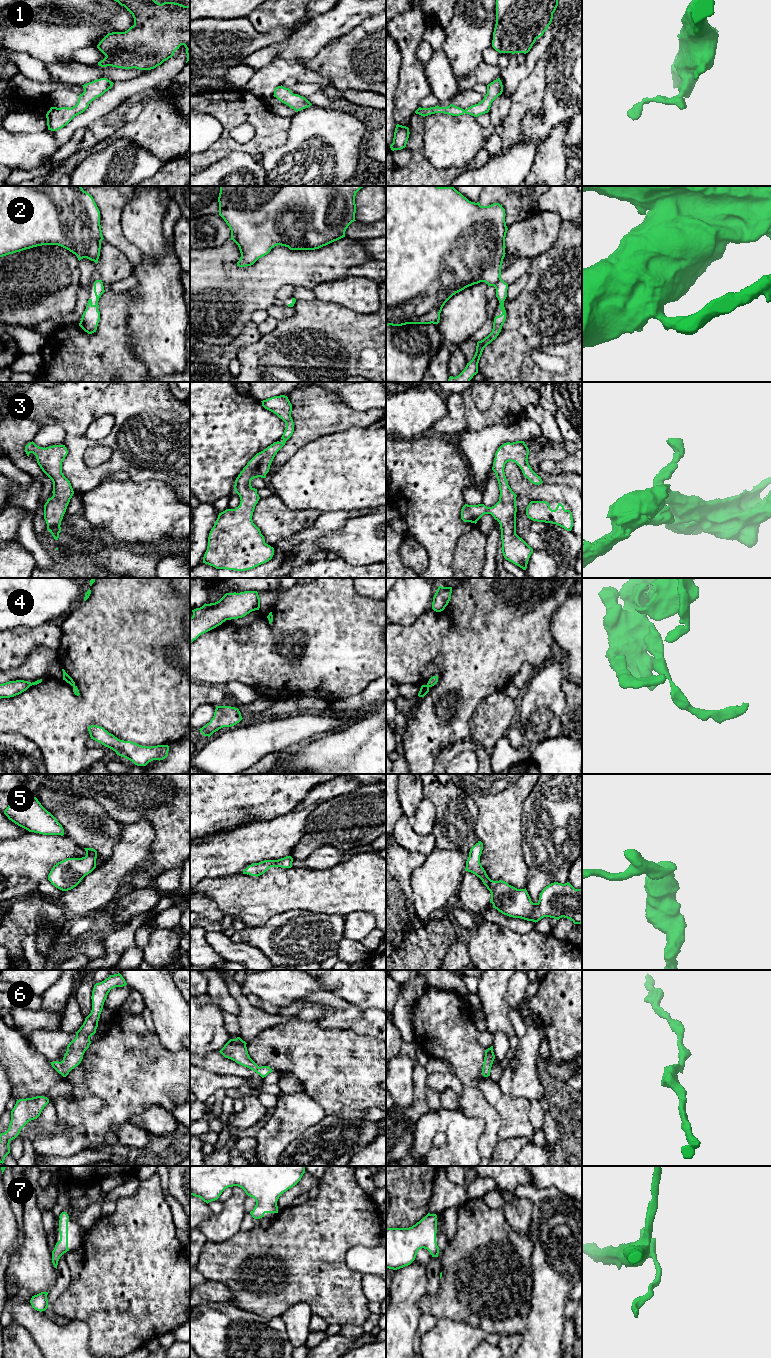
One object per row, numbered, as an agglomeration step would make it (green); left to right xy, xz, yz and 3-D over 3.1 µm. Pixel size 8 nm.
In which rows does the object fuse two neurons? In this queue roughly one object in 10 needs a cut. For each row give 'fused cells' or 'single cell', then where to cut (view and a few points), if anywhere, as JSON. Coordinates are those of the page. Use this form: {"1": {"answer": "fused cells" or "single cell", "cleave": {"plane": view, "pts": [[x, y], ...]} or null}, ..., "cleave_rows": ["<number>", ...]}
{"1": {"answer": "single cell", "cleave": null}, "2": {"answer": "single cell", "cleave": null}, "3": {"answer": "single cell", "cleave": null}, "4": {"answer": "single cell", "cleave": null}, "5": {"answer": "single cell", "cleave": null}, "6": {"answer": "single cell", "cleave": null}, "7": {"answer": "single cell", "cleave": null}, "cleave_rows": []}

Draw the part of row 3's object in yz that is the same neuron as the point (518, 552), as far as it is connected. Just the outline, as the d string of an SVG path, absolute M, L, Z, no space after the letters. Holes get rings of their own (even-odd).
M524 441L507 442L501 445L495 453L492 467L499 484L499 501L492 507L484 504L465 504L461 509L461 519L475 524L484 514L491 514L500 524L501 550L504 558L523 570L527 568L533 549L516 534L517 495L508 485L504 468L507 462L515 462L531 483L536 485L543 483L541 477L530 467L528 455L529 449Z

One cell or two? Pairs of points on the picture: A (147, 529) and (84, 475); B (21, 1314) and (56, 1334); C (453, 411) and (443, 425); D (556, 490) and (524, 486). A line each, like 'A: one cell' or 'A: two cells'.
A: two cells
B: one cell
C: one cell
D: one cell

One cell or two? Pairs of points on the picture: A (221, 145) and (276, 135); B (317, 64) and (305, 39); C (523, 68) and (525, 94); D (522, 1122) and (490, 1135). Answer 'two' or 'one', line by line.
A: one
B: two
C: two
D: two

